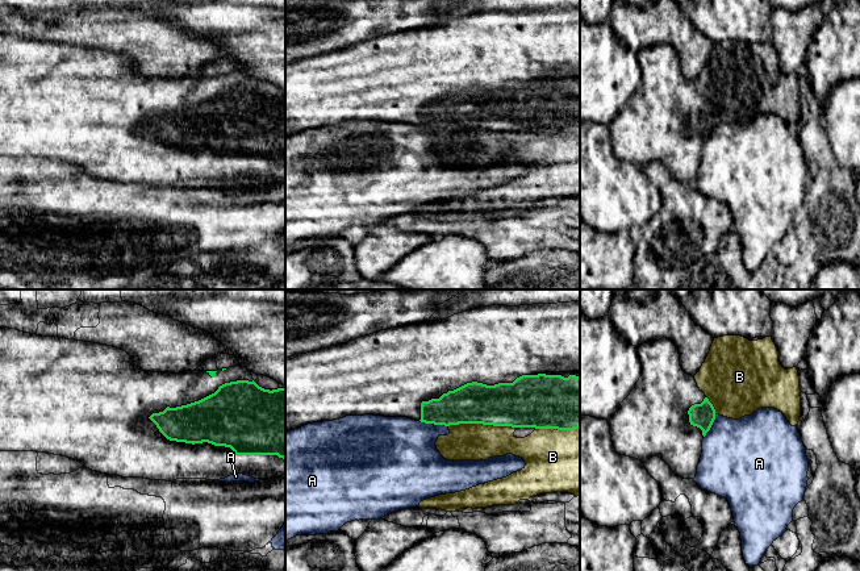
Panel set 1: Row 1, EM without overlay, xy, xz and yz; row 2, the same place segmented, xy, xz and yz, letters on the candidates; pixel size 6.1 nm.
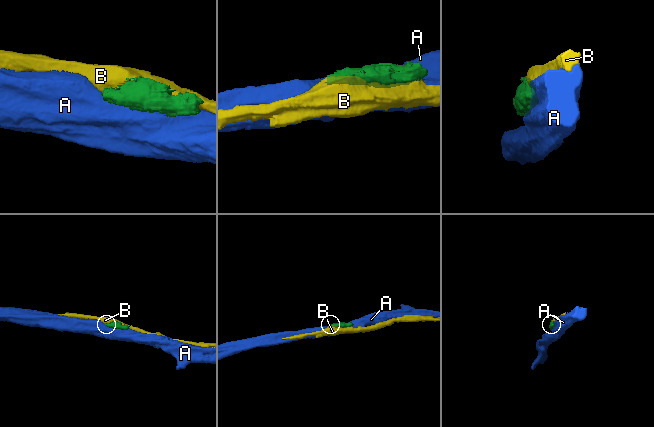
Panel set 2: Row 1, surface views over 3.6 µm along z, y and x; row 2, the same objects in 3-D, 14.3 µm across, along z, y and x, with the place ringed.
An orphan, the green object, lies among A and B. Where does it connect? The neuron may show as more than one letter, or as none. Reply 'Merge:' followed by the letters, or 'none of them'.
Merge: none of them

